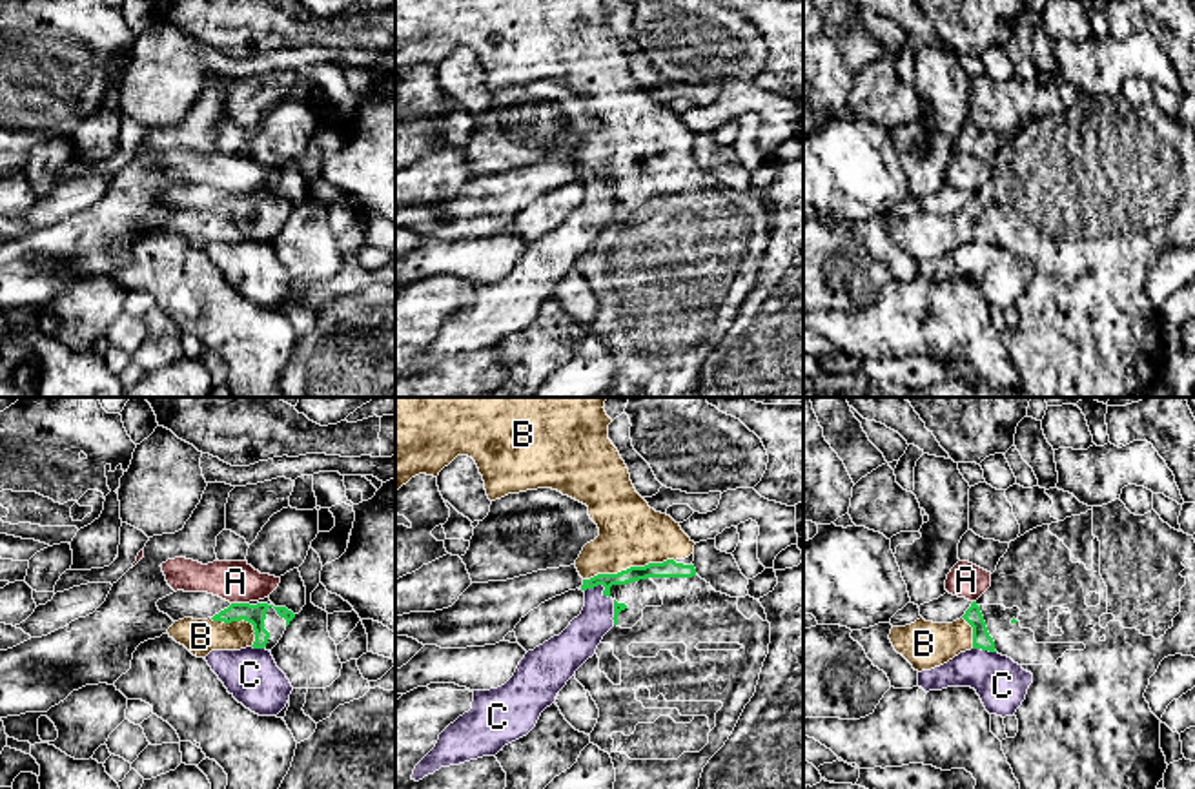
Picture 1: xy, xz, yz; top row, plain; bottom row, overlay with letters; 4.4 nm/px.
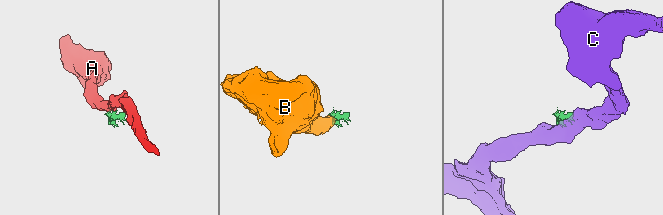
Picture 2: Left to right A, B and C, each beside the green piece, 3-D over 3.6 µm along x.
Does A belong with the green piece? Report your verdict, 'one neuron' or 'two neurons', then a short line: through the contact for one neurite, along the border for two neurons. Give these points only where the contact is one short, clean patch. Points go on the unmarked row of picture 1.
two neurons; line xy (232, 194), (248, 195)

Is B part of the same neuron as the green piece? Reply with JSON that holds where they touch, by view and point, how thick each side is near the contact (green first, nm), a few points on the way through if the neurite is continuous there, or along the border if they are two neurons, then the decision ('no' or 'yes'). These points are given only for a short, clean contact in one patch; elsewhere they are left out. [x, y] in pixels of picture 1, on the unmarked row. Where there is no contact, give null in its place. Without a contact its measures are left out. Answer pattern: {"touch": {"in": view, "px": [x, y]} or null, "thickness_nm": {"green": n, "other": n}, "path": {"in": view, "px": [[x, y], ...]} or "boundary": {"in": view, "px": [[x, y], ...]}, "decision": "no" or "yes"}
{"touch": {"in": "xz", "px": [631, 159]}, "thickness_nm": {"green": 80, "other": 280}, "path": {"in": "xz", "px": [[667, 161], [631, 159], [631, 126]]}, "decision": "yes"}

